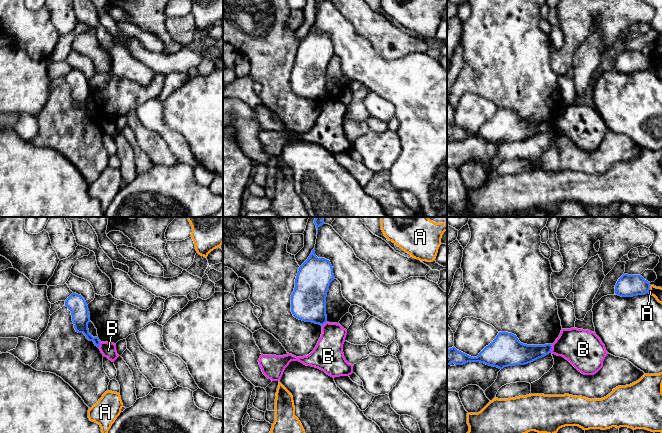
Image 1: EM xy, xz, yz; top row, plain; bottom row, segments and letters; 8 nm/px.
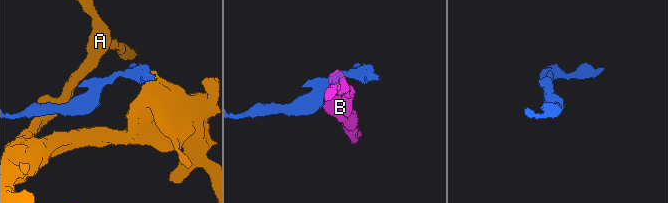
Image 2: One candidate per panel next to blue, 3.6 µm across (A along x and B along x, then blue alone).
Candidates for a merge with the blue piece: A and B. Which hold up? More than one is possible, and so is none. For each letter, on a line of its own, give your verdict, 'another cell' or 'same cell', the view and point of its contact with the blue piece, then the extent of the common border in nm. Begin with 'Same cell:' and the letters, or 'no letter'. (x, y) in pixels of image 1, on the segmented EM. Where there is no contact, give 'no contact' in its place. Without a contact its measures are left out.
Same cell: no letter
A: another cell; contact yz (649, 289); length 70 nm
B: another cell; contact yz (551, 348); length 70 nm

